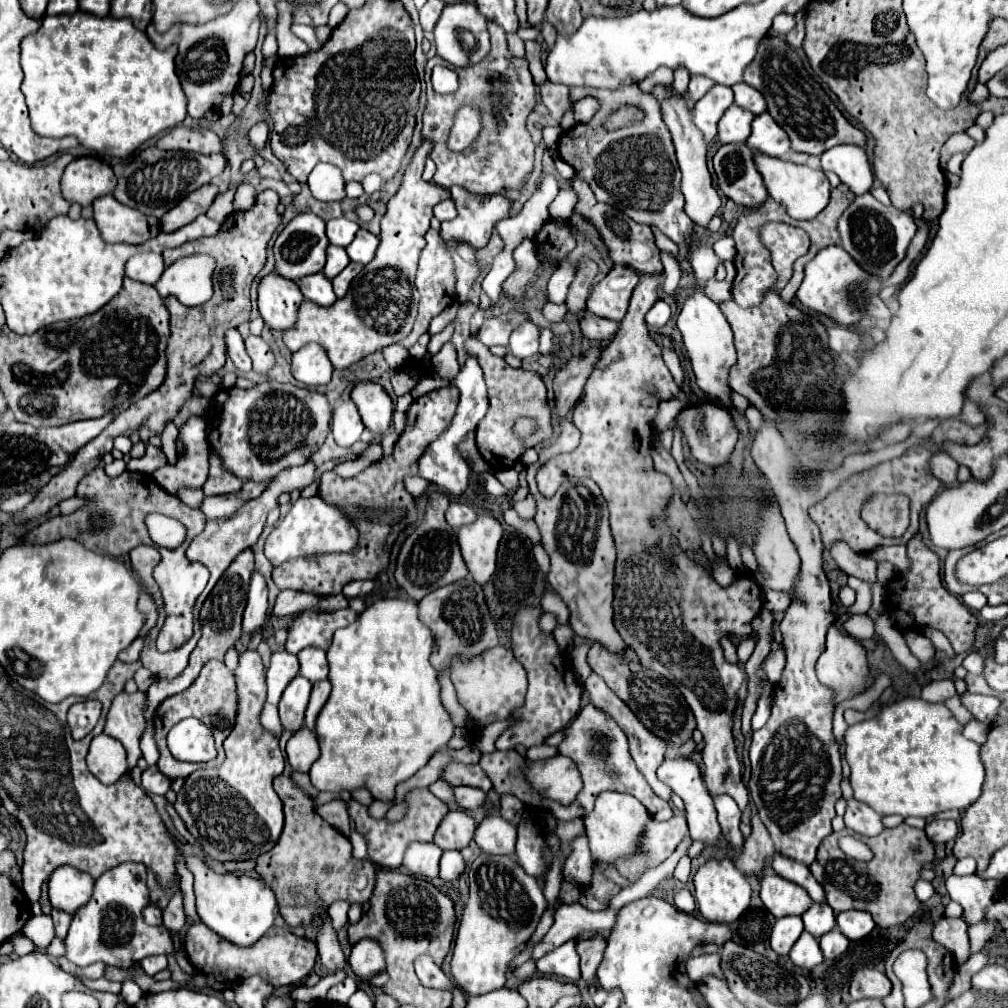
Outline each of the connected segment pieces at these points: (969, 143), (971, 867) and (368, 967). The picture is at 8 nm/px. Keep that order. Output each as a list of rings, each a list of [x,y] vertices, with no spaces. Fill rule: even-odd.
[[[956,133],[956,135],[952,135],[952,137],[944,143],[944,147],[942,147],[942,151],[940,151],[940,167],[946,169],[946,163],[950,161],[952,155],[956,155],[956,153],[968,153],[968,151],[972,151],[974,145],[976,145],[976,141],[974,141],[972,137],[968,137],[966,133]]]
[[[966,857],[966,859],[960,859],[954,867],[954,873],[958,875],[970,875],[976,871],[976,861],[972,857]]]
[[[362,939],[352,947],[352,953],[348,957],[348,963],[354,971],[354,975],[360,981],[370,981],[374,975],[384,971],[384,953],[380,945],[372,939]]]

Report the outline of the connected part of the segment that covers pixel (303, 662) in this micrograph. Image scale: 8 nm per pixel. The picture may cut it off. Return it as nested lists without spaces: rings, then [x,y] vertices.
[[[306,647],[298,655],[300,661],[300,675],[308,681],[324,681],[328,679],[328,663],[326,663],[326,651],[316,647]]]

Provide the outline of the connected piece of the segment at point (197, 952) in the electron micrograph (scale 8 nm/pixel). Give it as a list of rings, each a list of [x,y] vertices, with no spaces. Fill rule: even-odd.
[[[196,923],[186,933],[186,955],[194,965],[194,969],[206,977],[224,977],[226,981],[240,981],[258,975],[272,987],[282,987],[282,985],[290,987],[290,985],[298,985],[302,979],[306,979],[312,973],[318,957],[318,949],[312,939],[298,937],[282,927],[272,927],[272,931],[260,937],[258,943],[254,943],[252,947],[236,947],[232,945],[232,941],[222,939],[206,925]]]

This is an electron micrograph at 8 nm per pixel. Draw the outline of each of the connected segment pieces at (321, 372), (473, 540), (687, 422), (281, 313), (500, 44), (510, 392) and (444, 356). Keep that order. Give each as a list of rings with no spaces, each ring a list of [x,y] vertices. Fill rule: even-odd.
[[[308,343],[304,349],[292,353],[292,375],[296,381],[300,381],[304,385],[326,385],[332,377],[332,371],[334,371],[332,363],[330,363],[326,351],[318,343]]]
[[[480,515],[472,525],[458,529],[458,545],[464,557],[464,563],[476,579],[484,585],[496,569],[496,553],[502,539],[502,525],[488,515]]]
[[[696,399],[696,405],[692,405],[690,409],[682,411],[676,417],[676,425],[684,431],[684,437],[688,439],[692,455],[700,463],[710,465],[710,467],[724,465],[730,459],[730,453],[734,451],[736,441],[738,441],[738,429],[732,423],[730,413],[722,405],[718,405],[714,401],[708,401],[708,399]]]
[[[270,273],[258,287],[258,309],[270,329],[290,329],[296,323],[298,307],[304,301],[298,283],[278,273]]]
[[[488,21],[488,31],[490,31],[490,37],[492,37],[492,51],[480,63],[476,63],[472,67],[456,69],[456,67],[450,67],[438,55],[428,61],[428,65],[426,65],[426,85],[428,85],[426,95],[428,95],[428,103],[426,103],[426,111],[424,111],[424,129],[422,129],[422,135],[426,139],[434,141],[434,151],[432,151],[430,159],[438,167],[438,171],[434,175],[436,185],[446,187],[446,189],[450,189],[452,185],[460,185],[460,187],[464,187],[468,191],[482,193],[482,195],[500,193],[500,191],[506,191],[506,189],[522,189],[526,179],[528,179],[528,175],[534,169],[534,143],[532,143],[530,133],[526,129],[526,119],[532,113],[534,103],[536,103],[536,85],[532,81],[532,73],[528,69],[528,61],[526,59],[516,59],[514,55],[510,55],[508,45],[506,45],[504,29],[498,23],[490,23]],[[434,65],[446,65],[458,75],[458,85],[460,87],[454,93],[440,95],[440,93],[436,93],[432,89],[430,73],[432,73]],[[470,101],[472,103],[480,103],[480,111],[484,111],[484,119],[482,119],[484,131],[480,131],[480,139],[476,139],[476,143],[472,143],[472,147],[466,147],[464,151],[448,151],[448,131],[452,129],[452,113],[456,113],[460,107],[464,107]]]
[[[468,339],[466,349],[476,349],[478,361],[484,371],[484,379],[488,385],[488,397],[490,397],[490,407],[486,417],[480,421],[478,427],[478,447],[480,455],[486,459],[486,463],[492,469],[510,469],[522,455],[522,443],[514,441],[512,435],[512,425],[518,419],[518,415],[532,415],[538,421],[538,435],[536,435],[536,445],[540,445],[544,439],[552,437],[552,409],[548,405],[546,397],[546,385],[542,377],[534,371],[526,369],[512,369],[502,357],[496,357],[490,353],[486,345],[482,345],[478,339]]]
[[[446,343],[438,355],[432,357],[432,367],[434,371],[442,377],[452,381],[456,377],[456,373],[460,371],[460,363],[458,363],[458,355],[456,355],[456,347],[454,343]]]

